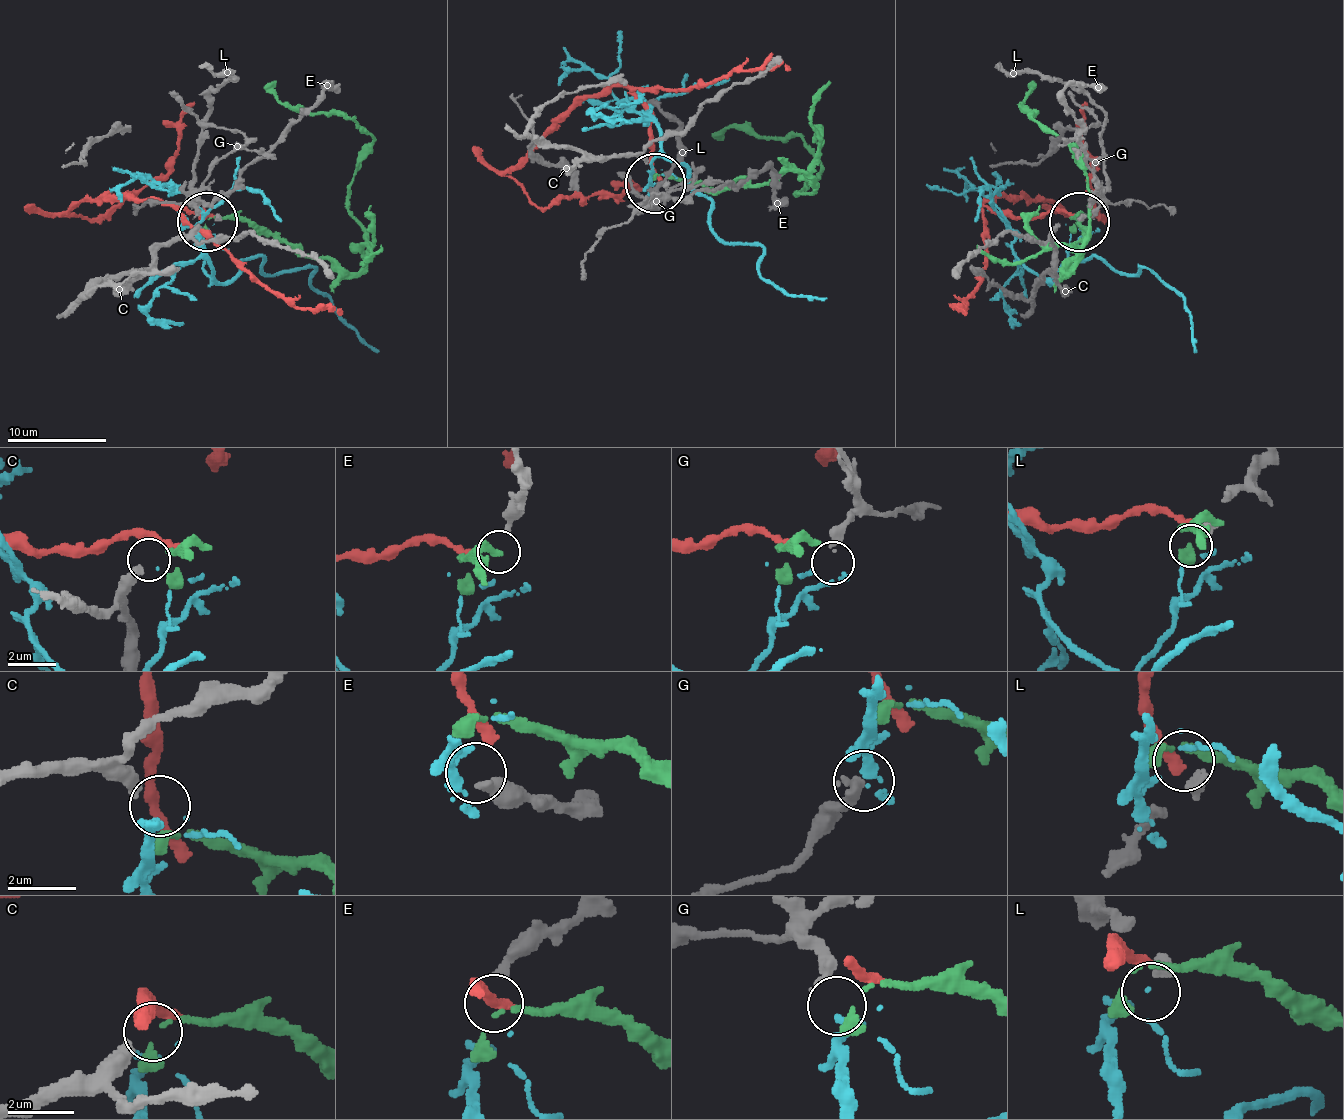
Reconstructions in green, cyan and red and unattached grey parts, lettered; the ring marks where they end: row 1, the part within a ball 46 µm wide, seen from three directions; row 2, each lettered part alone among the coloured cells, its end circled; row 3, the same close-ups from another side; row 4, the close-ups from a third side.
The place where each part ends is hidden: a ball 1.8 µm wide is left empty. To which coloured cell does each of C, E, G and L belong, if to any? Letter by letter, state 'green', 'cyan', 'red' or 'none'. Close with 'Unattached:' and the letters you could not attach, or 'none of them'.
C: green
E: red
G: cyan
L: none
Unattached: L

